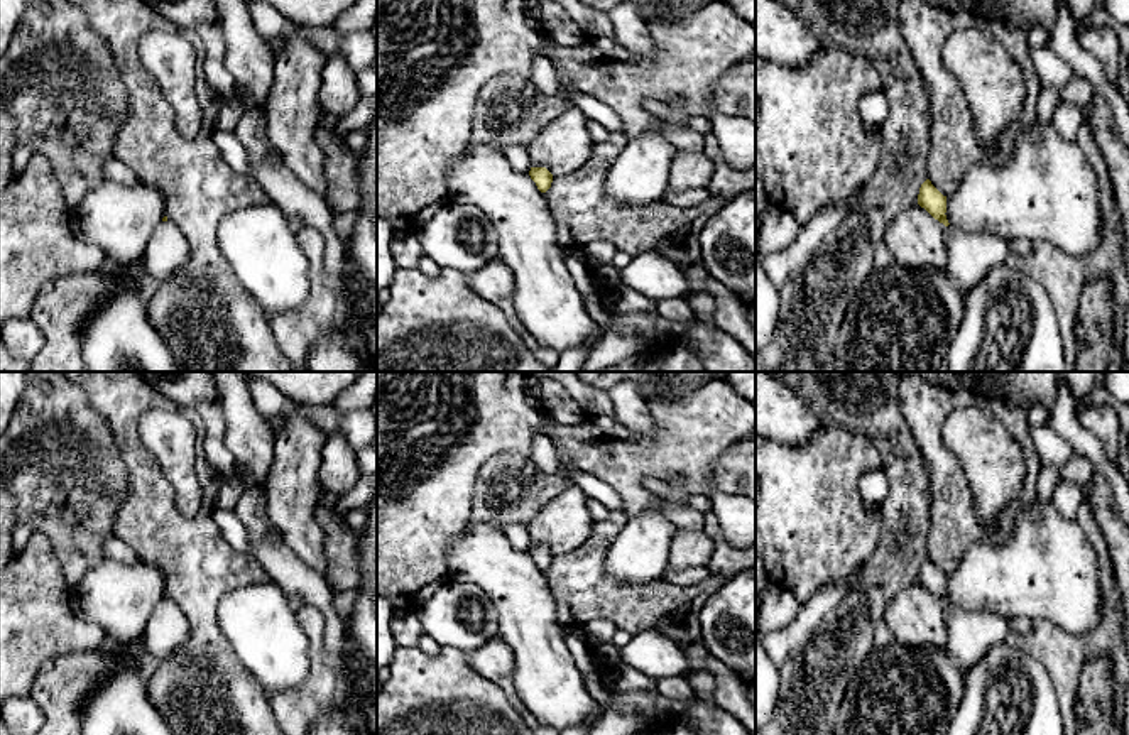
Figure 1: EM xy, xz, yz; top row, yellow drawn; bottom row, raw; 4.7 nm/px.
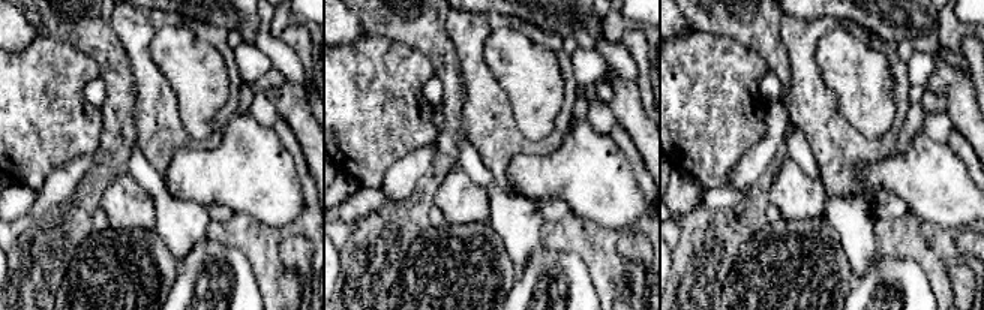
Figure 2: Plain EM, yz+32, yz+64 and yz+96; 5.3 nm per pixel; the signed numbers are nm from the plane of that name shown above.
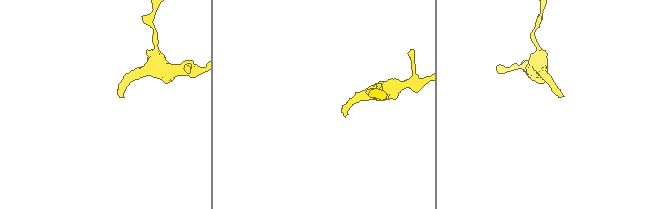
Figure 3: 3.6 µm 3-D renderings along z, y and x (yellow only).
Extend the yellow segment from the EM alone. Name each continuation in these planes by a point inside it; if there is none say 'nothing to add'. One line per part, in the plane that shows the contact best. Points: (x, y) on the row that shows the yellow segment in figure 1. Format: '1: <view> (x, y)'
1: xy (168, 250)

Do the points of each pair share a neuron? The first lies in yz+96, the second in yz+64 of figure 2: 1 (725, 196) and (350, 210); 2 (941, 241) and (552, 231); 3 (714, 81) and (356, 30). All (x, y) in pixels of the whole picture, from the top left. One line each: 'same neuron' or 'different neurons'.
1: same neuron
2: same neuron
3: different neurons

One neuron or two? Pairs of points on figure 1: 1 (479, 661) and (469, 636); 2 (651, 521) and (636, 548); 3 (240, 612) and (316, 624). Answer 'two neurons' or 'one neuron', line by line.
1: two neurons
2: one neuron
3: two neurons

